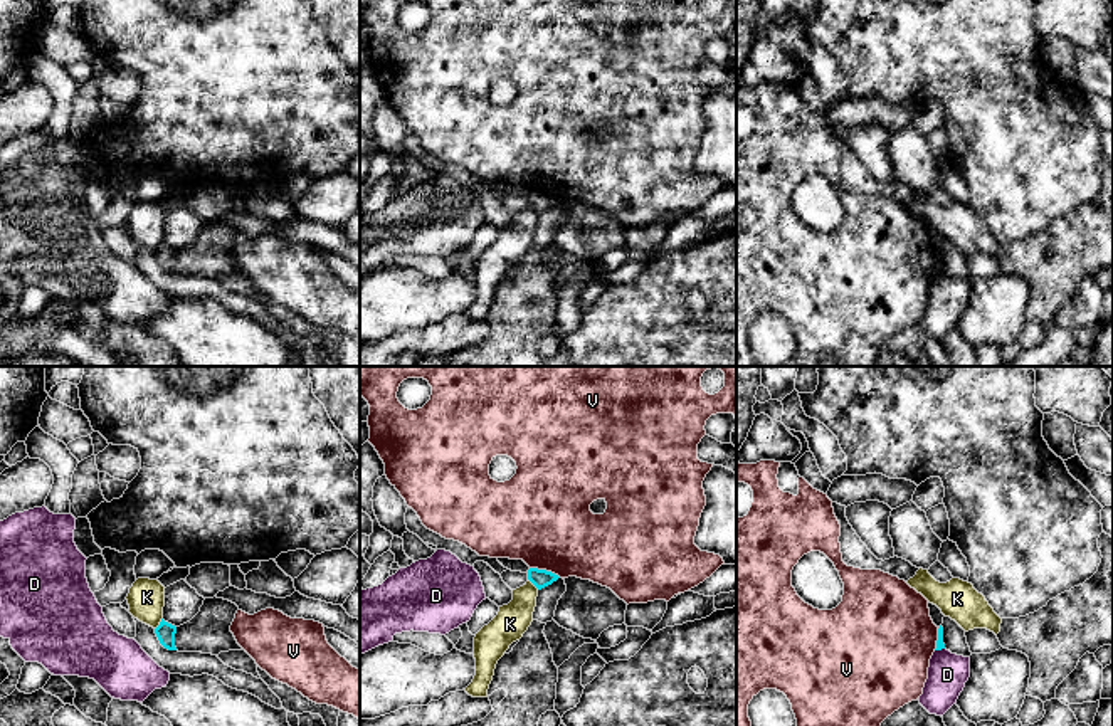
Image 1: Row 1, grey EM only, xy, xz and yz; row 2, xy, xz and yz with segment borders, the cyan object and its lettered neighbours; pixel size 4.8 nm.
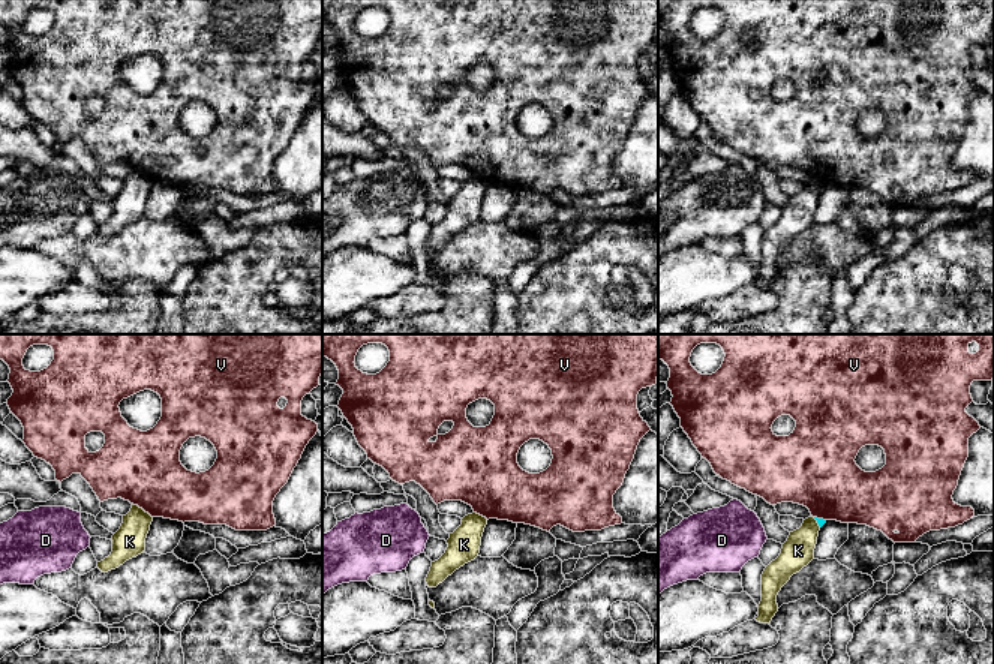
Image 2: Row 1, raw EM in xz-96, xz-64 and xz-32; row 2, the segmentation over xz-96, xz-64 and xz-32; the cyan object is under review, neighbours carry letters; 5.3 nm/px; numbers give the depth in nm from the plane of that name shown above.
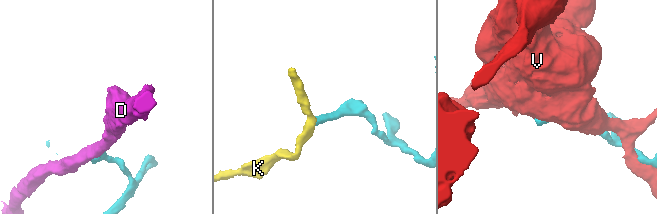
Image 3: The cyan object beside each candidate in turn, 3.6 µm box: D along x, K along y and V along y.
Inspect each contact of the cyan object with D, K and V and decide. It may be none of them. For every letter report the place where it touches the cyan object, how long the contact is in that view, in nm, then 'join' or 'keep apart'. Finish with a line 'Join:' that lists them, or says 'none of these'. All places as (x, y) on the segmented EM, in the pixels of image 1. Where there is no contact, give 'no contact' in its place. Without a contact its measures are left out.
D: contact yz (938, 649); length 50 nm; keep apart
K: contact xy (160, 624); length 70 nm; keep apart
V: contact xz (545, 570); length 160 nm; keep apart
Join: none of these

